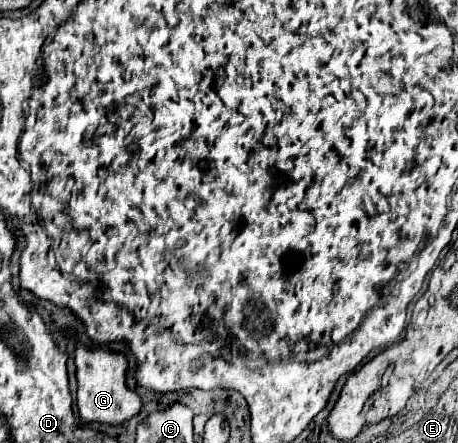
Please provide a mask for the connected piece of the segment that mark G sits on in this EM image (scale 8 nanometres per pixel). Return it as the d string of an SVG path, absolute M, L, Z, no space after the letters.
M77 345L75 351L75 365L77 365L77 405L79 415L85 423L123 423L141 411L141 399L125 385L125 371L127 359L123 353L111 351L89 351L83 345Z

